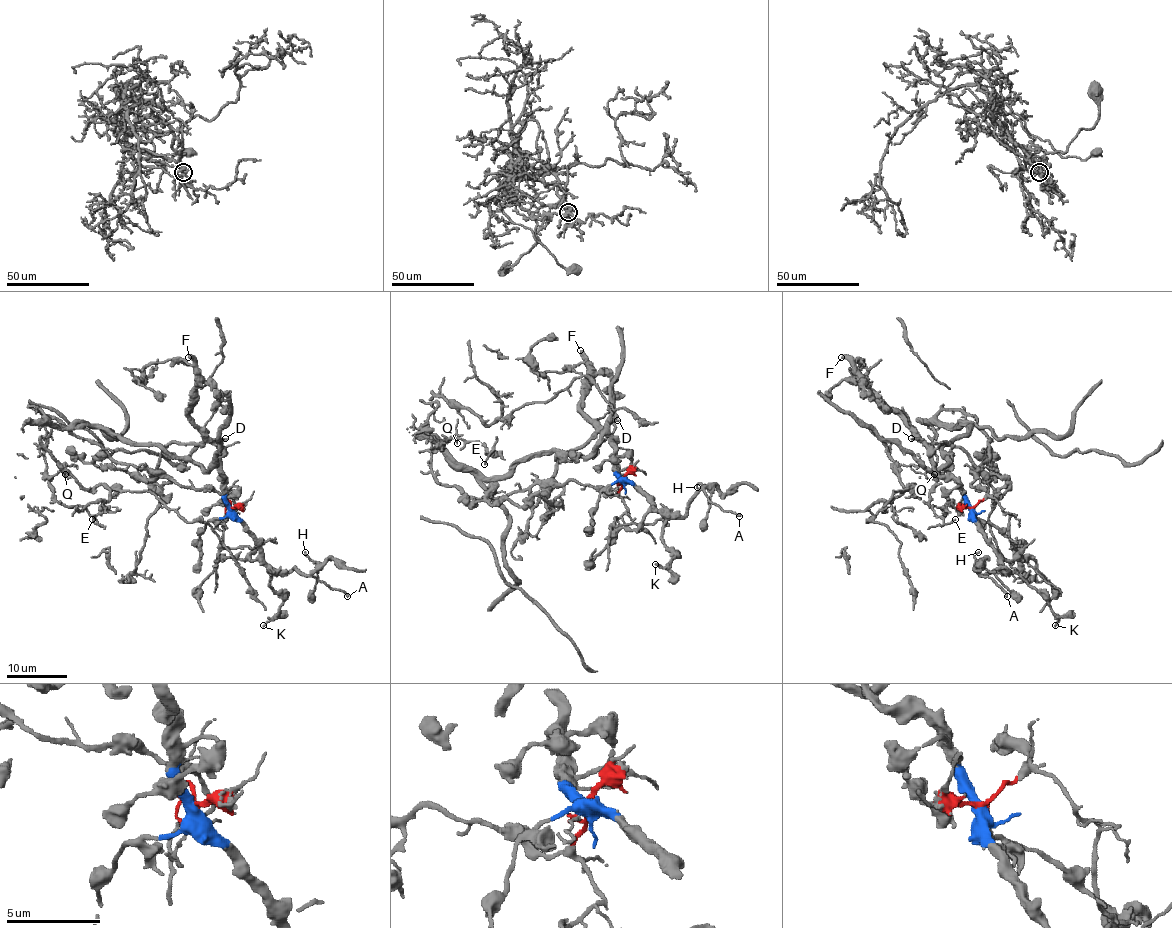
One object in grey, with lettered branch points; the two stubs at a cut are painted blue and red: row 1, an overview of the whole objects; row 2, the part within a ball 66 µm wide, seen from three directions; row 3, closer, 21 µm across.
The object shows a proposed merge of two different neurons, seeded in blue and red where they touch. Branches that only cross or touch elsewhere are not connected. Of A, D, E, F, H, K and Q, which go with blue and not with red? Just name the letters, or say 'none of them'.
A, D, F, H, K

